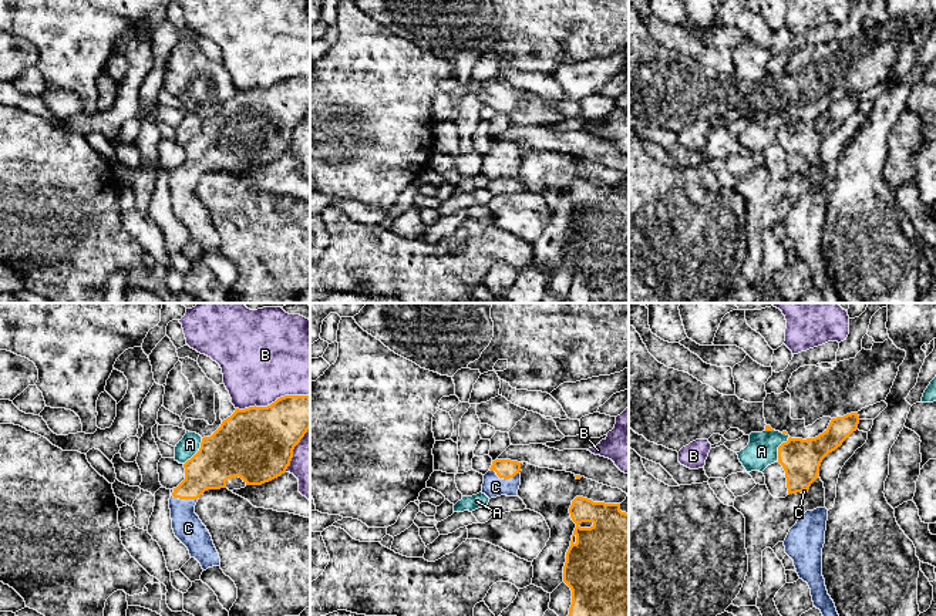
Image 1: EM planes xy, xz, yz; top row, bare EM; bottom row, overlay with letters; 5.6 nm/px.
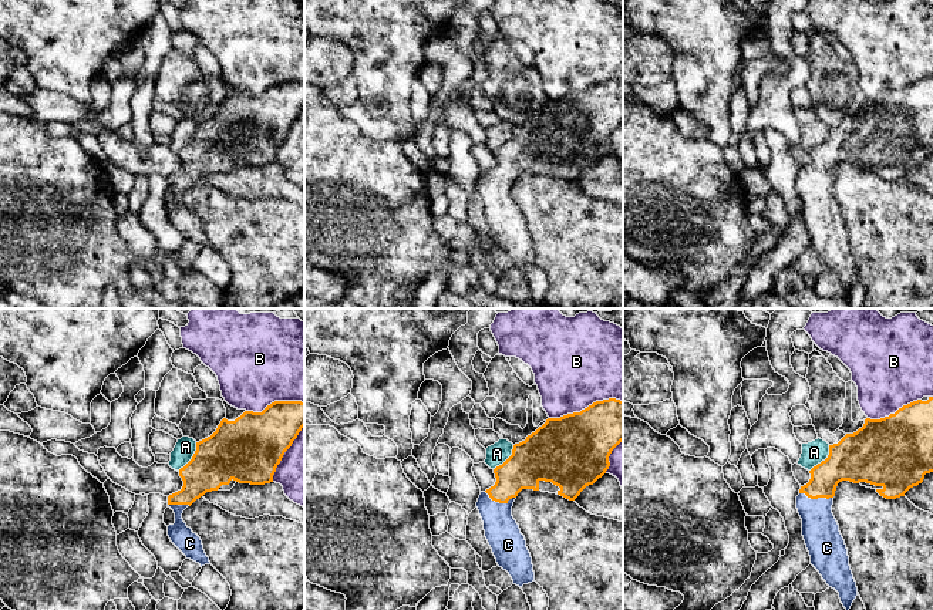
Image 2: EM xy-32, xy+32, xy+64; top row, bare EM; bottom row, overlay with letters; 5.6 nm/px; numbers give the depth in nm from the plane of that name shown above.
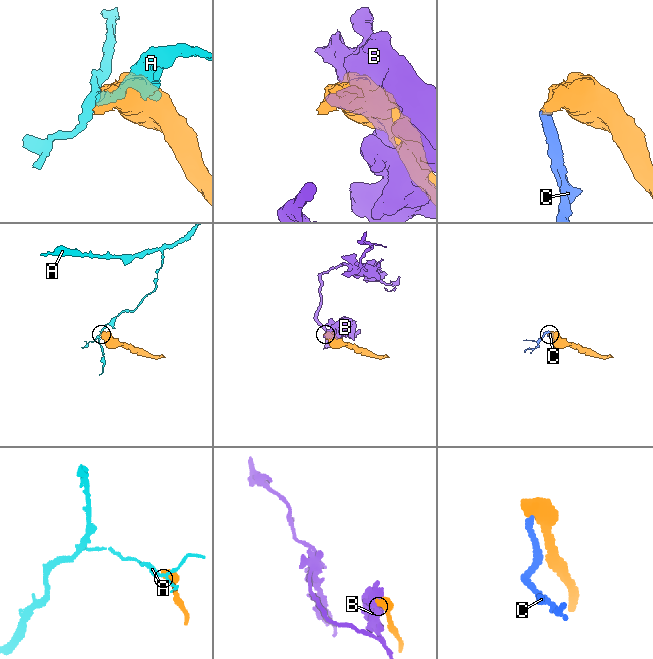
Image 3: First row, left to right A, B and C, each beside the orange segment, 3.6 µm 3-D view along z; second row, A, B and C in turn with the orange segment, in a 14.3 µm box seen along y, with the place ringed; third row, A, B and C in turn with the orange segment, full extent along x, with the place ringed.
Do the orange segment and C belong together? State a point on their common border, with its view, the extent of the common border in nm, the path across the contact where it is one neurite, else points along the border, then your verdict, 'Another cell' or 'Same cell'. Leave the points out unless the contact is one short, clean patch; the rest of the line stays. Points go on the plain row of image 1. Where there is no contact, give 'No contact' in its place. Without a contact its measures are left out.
Touches orange at xy (184, 179). Shared border 160 nm. Path across: xy (212, 147), (184, 179), (184, 202), (188, 209). Same cell

